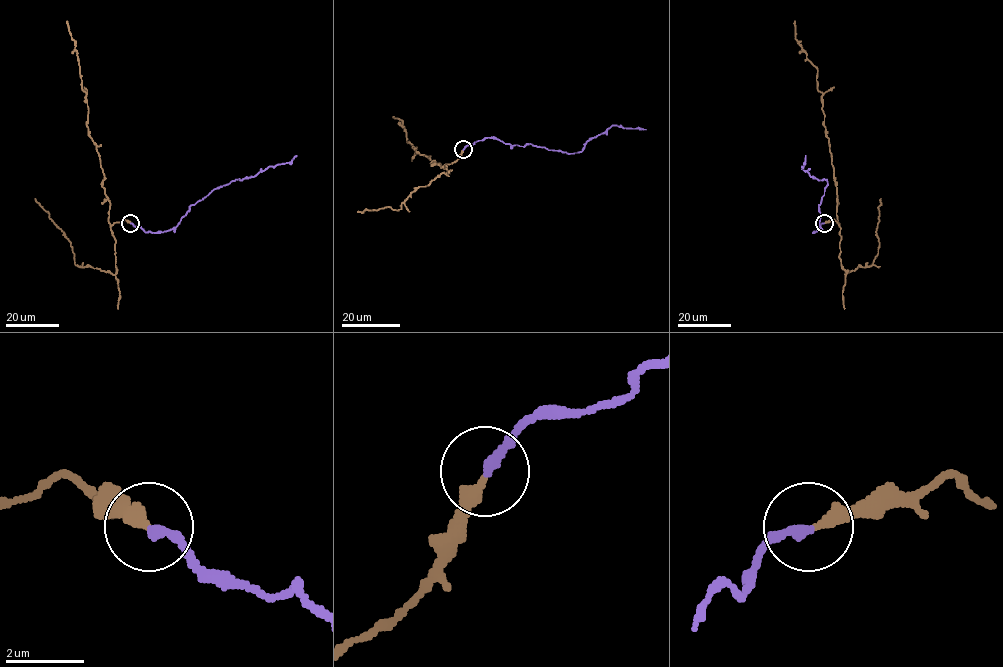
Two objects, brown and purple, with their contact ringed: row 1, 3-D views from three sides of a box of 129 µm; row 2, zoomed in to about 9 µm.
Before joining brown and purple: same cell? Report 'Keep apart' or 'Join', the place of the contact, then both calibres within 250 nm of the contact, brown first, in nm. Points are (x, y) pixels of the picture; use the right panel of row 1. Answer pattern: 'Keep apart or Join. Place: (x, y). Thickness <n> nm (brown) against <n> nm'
Join. Place: (824, 223). Thickness 320 nm (brown) against 260 nm

